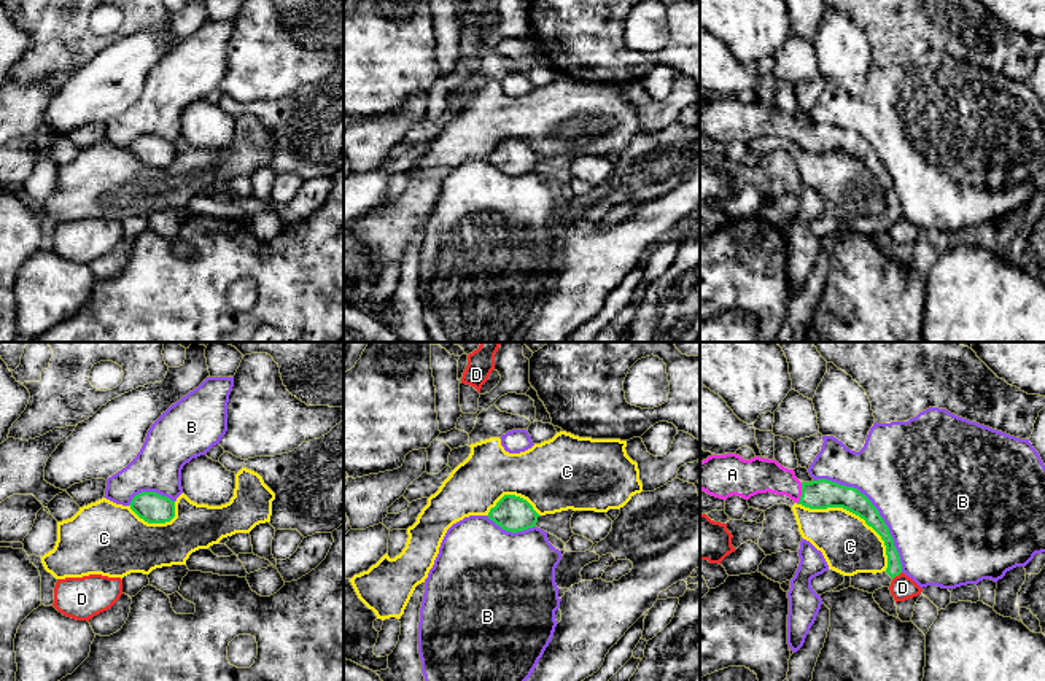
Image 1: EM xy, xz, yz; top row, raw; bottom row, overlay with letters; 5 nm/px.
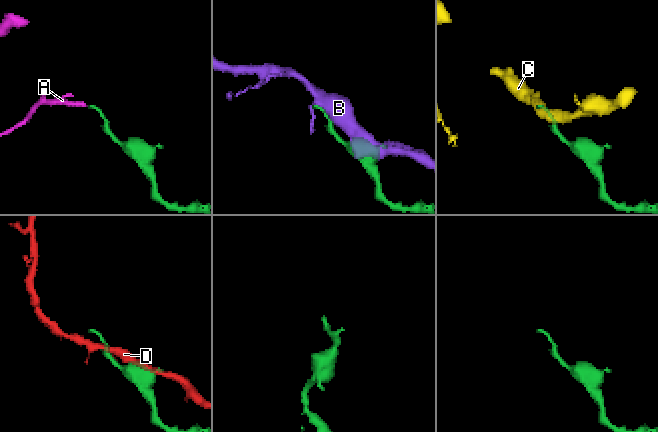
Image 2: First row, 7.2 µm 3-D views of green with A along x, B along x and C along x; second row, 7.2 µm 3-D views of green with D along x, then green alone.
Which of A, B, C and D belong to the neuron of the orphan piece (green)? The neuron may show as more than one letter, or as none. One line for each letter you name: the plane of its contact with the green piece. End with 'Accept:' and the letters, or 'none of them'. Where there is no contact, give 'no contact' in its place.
A: meets green in yz
Accept: A

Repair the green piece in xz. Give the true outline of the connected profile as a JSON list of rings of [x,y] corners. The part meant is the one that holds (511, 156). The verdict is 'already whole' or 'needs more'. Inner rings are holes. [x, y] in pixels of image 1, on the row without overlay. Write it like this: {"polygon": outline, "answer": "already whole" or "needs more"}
{"polygon": [[[504,138],[488,156],[490,164],[512,177],[536,170],[538,161],[533,150],[515,138]]], "answer": "already whole"}

